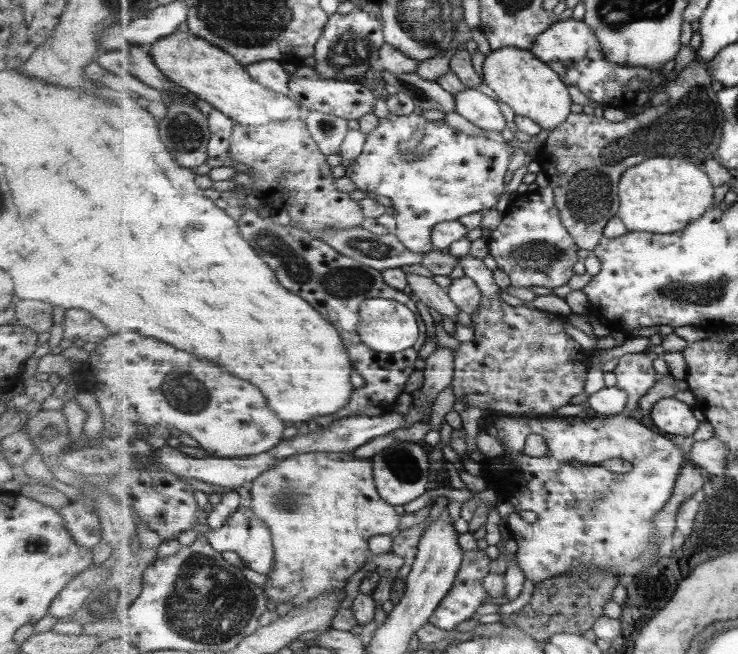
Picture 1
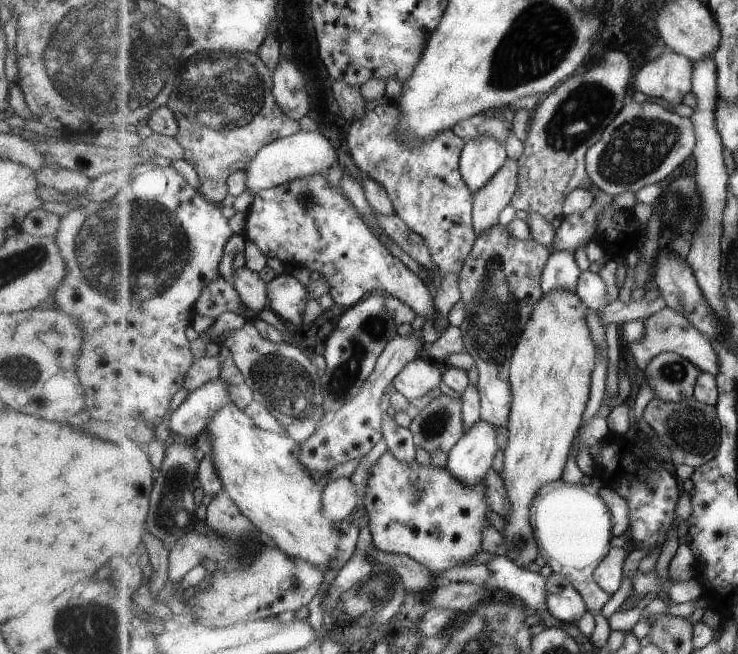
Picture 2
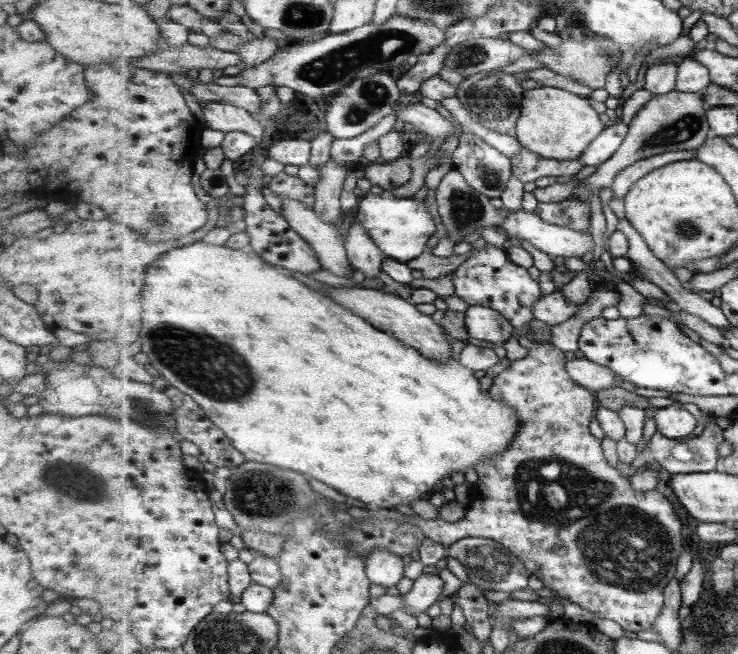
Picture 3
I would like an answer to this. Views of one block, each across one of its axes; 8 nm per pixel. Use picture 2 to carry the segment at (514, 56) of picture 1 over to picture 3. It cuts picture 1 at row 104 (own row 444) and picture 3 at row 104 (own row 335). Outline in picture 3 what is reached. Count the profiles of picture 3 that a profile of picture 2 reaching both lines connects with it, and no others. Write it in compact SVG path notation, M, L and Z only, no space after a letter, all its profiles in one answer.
M541 86L525 90L522 114L516 130L520 144L534 154L549 160L575 160L586 153L591 142L606 128L588 98L560 88Z

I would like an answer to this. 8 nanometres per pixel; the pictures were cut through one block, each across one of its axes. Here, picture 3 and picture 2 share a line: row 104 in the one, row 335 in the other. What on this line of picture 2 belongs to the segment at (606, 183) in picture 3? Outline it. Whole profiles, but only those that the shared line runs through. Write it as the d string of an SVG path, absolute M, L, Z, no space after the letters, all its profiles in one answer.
M670 305L661 308L659 312L653 314L646 321L646 333L643 340L639 342L629 342L630 352L634 358L638 370L646 373L646 366L649 366L651 360L654 360L659 354L670 351L679 354L682 358L687 358L694 366L697 366L702 372L709 372L717 377L720 372L720 359L712 340L703 335L682 312L678 312Z

